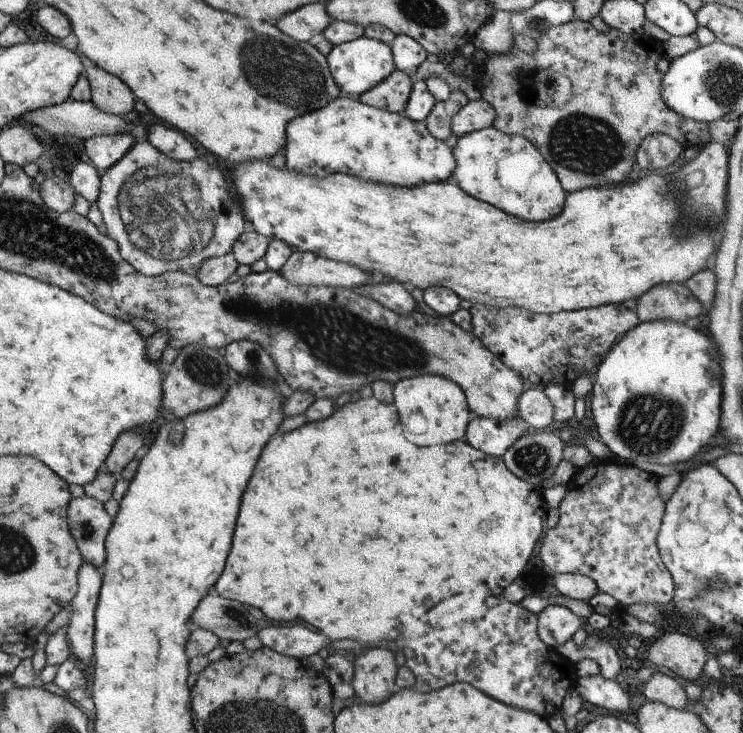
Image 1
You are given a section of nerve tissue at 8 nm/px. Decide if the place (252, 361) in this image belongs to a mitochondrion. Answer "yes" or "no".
yes

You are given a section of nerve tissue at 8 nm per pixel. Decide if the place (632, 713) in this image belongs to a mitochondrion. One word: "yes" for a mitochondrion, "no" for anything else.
no

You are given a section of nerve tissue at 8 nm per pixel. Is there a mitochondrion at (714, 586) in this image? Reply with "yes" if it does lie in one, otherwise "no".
yes

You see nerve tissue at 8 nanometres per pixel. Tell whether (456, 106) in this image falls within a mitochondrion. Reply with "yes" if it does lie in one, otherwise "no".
no

